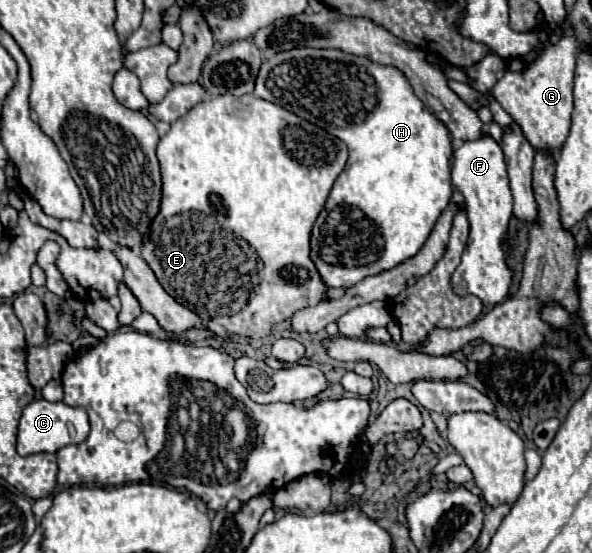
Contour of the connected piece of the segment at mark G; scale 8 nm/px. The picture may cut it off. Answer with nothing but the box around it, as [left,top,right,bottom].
[490,31,576,157]

